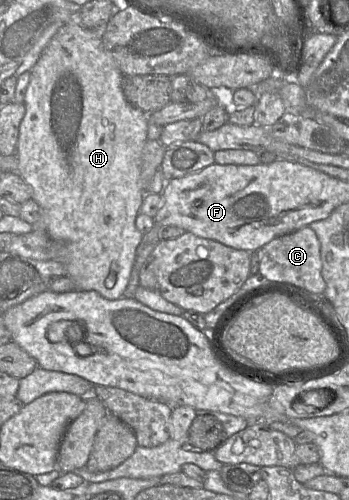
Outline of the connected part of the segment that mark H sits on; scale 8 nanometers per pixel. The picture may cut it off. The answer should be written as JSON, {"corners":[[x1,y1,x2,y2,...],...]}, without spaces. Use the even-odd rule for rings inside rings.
{"corners":[[77,21,64,24,52,37,38,61,30,70,30,82,27,86,24,106,25,115,19,127,16,150,16,172,31,187,32,198,40,207,40,219,32,224,33,229,44,231,52,240,61,243,61,255,55,261,61,262,71,280,75,290,96,291,108,300,116,300,124,295,128,285,130,273,135,260,137,247,143,234,136,228,135,219,140,211,142,199,145,195,140,188,140,172,142,167,142,152,148,132,148,115,133,106,126,99,122,89,123,74,116,61,103,44,104,27,86,28]]}

